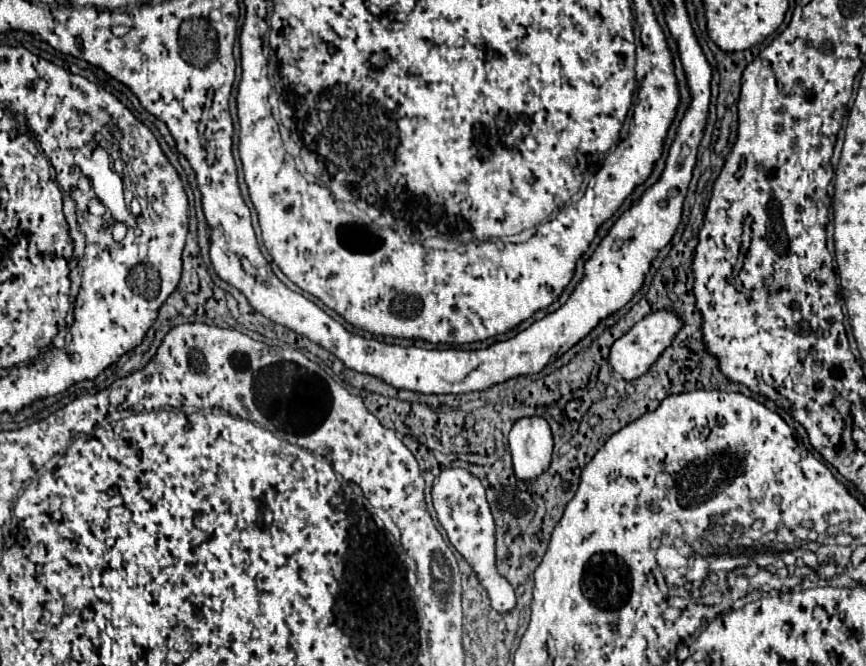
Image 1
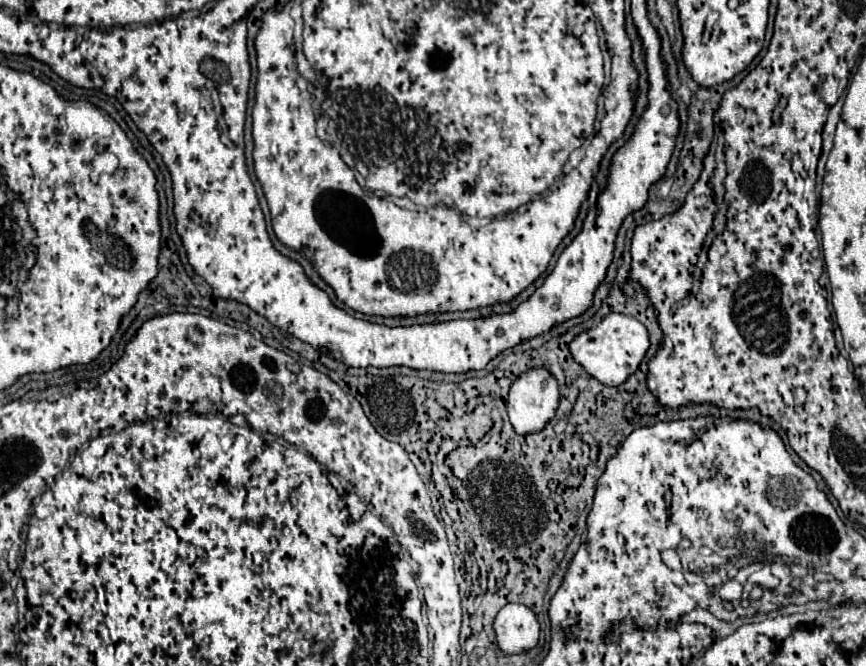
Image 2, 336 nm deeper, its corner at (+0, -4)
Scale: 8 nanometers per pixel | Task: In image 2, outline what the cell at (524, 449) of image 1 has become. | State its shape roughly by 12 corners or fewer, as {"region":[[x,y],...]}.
{"region":[[529,369],[511,385],[515,433],[539,433],[555,417],[557,381]]}

